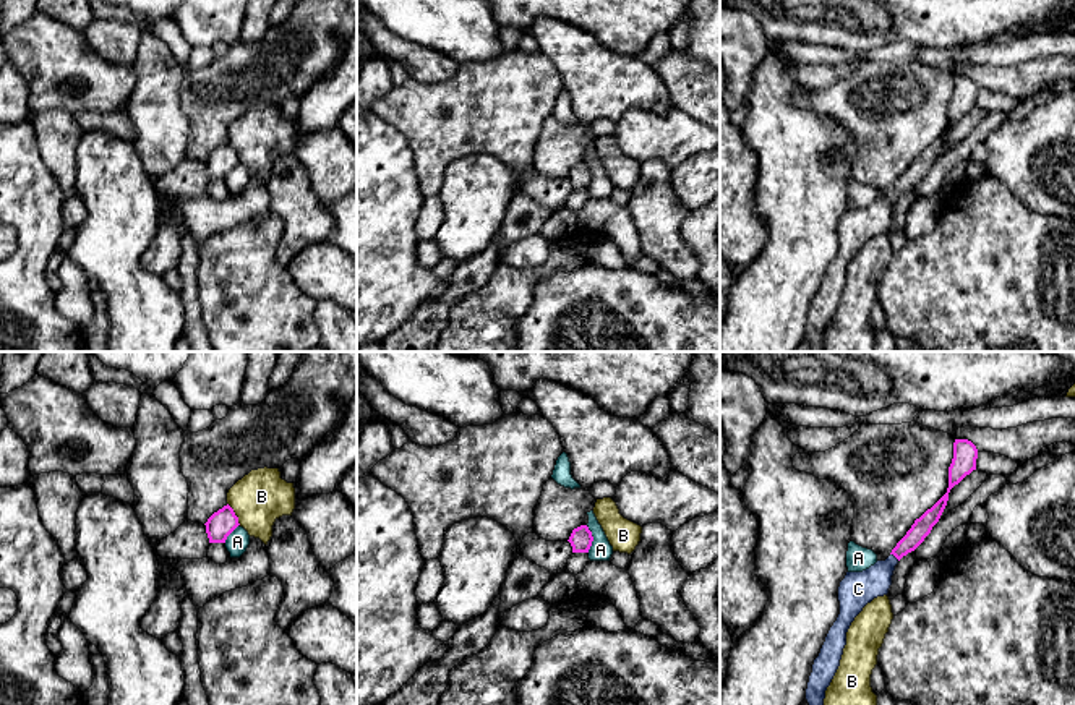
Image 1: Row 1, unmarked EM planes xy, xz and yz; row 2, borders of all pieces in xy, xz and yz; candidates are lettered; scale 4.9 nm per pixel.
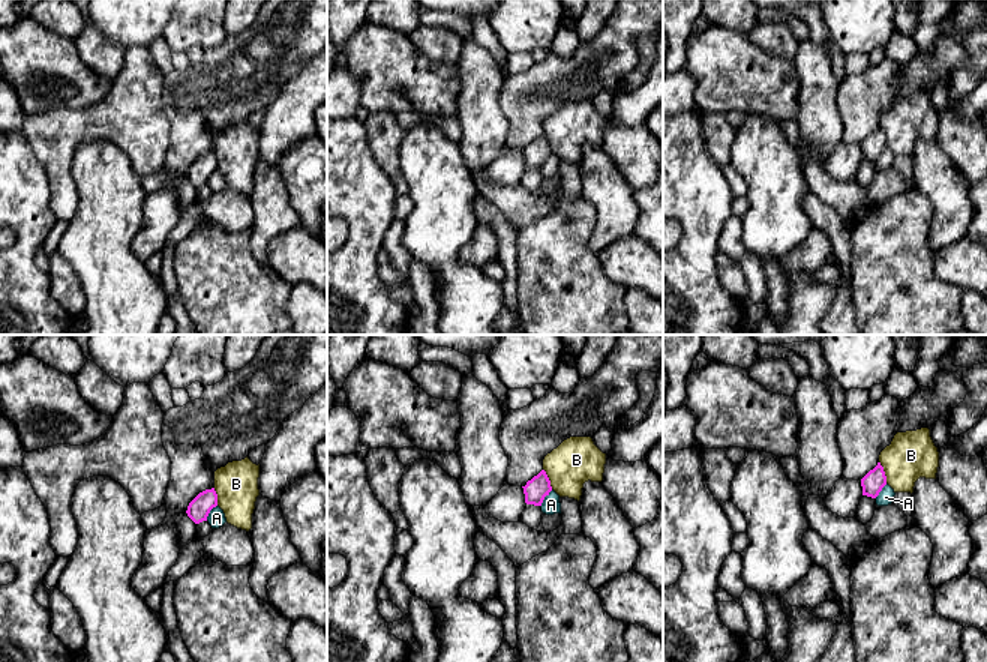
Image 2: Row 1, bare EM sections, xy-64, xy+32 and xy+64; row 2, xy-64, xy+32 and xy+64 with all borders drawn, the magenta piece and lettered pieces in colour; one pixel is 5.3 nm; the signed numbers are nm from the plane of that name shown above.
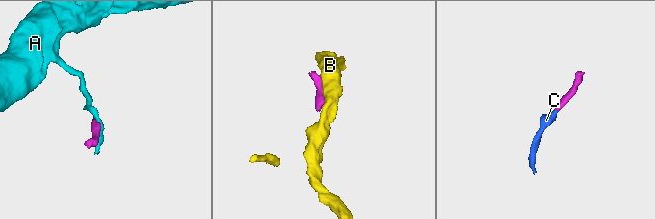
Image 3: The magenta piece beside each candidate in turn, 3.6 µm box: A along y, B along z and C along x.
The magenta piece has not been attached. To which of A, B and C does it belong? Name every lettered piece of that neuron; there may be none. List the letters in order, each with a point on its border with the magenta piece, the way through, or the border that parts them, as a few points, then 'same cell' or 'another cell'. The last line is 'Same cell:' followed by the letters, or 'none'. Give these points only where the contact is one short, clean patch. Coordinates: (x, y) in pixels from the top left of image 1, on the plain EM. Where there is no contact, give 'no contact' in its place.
A: xz (592, 175) | another cell
B: xy (234, 151) | another cell
C: yz (895, 193) | across yz (923, 162), (895, 193), (866, 222), (858, 226) | same cell
Same cell: C

